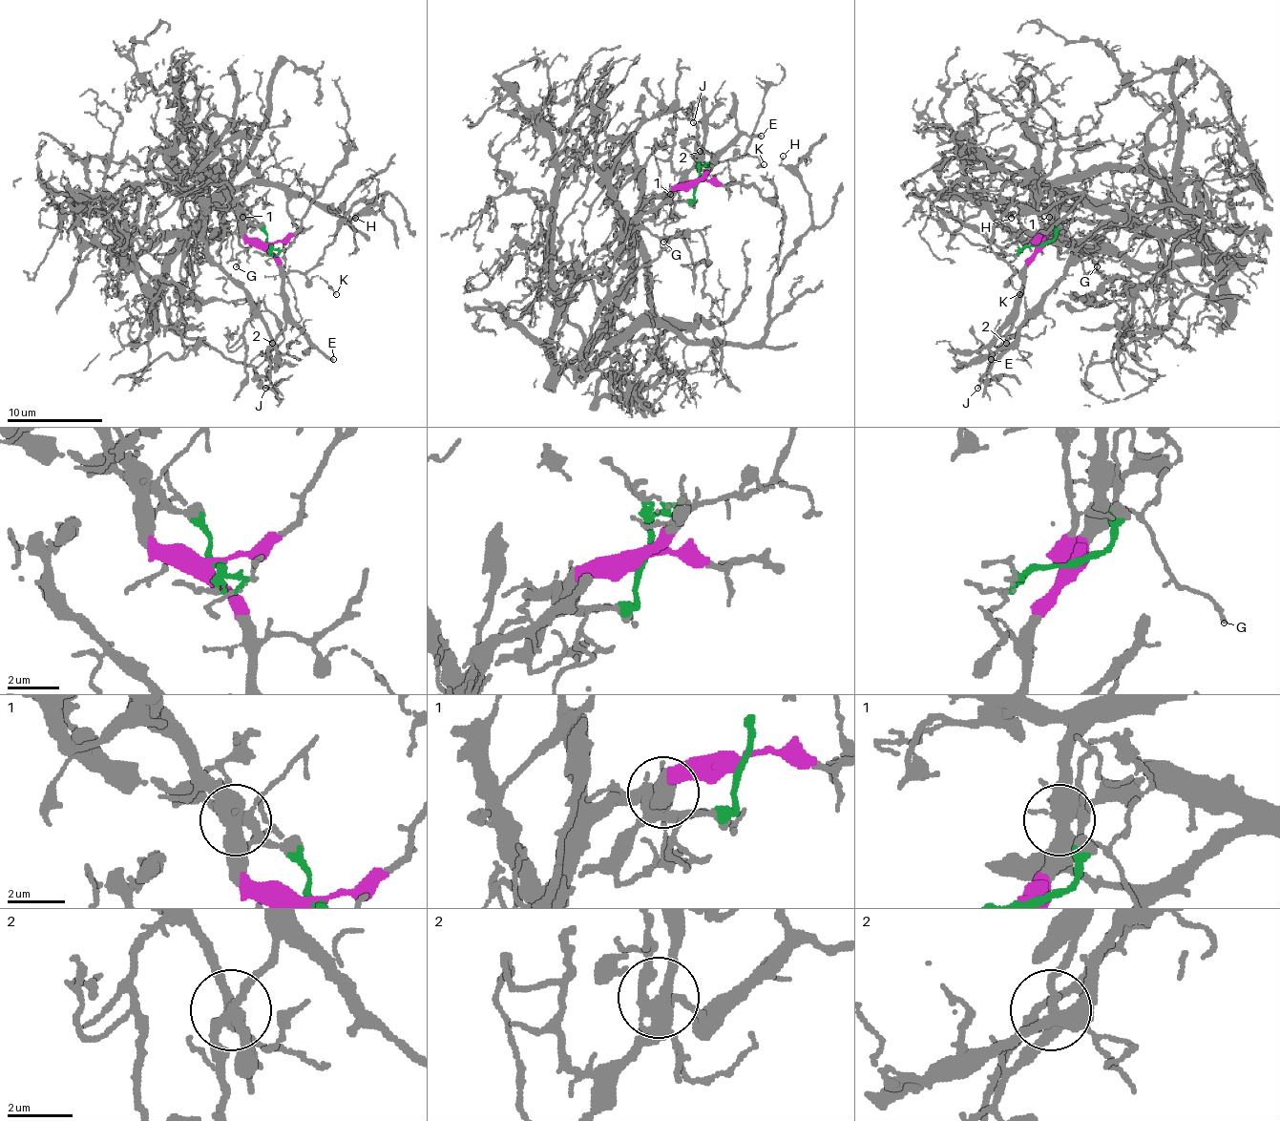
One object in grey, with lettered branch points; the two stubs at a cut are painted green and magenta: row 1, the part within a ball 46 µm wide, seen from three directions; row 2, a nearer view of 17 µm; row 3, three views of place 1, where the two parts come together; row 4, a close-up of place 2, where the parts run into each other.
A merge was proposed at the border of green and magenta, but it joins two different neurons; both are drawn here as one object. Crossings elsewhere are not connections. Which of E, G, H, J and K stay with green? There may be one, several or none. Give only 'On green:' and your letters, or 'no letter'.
On green: G

